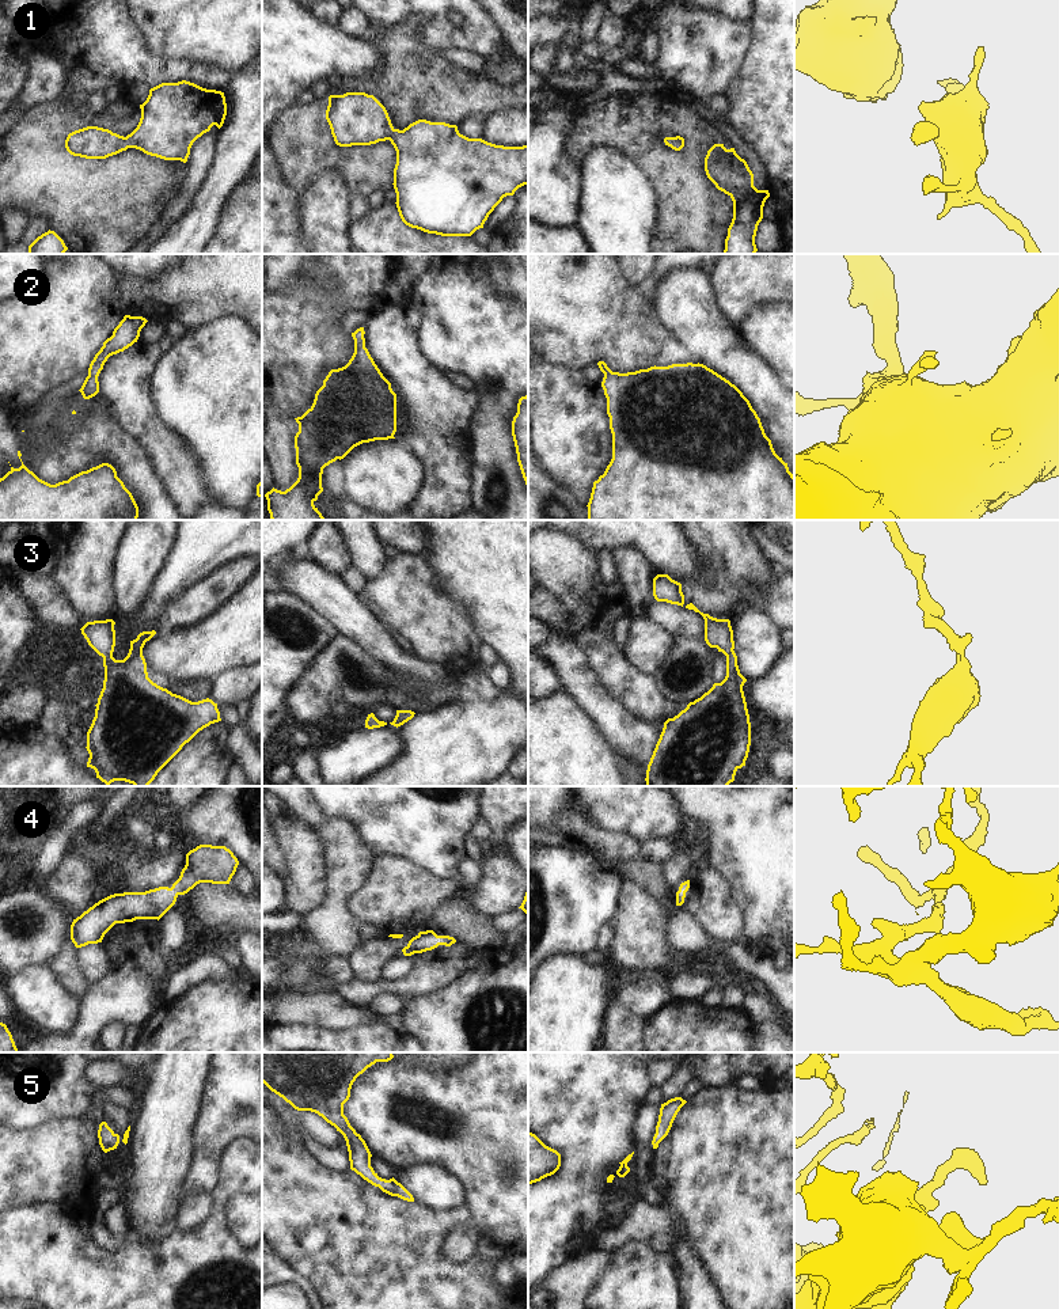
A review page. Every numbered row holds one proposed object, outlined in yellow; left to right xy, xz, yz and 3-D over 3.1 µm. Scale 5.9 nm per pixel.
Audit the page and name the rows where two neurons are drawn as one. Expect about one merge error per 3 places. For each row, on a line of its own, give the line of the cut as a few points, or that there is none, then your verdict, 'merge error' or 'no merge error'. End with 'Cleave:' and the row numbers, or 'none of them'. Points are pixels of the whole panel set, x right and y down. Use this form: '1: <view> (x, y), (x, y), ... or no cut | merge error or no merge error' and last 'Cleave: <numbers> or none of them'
1: no cut | no merge error
2: no cut | no merge error
3: no cut | no merge error
4: no cut | no merge error
5: no cut | no merge error
Cleave: none of them

